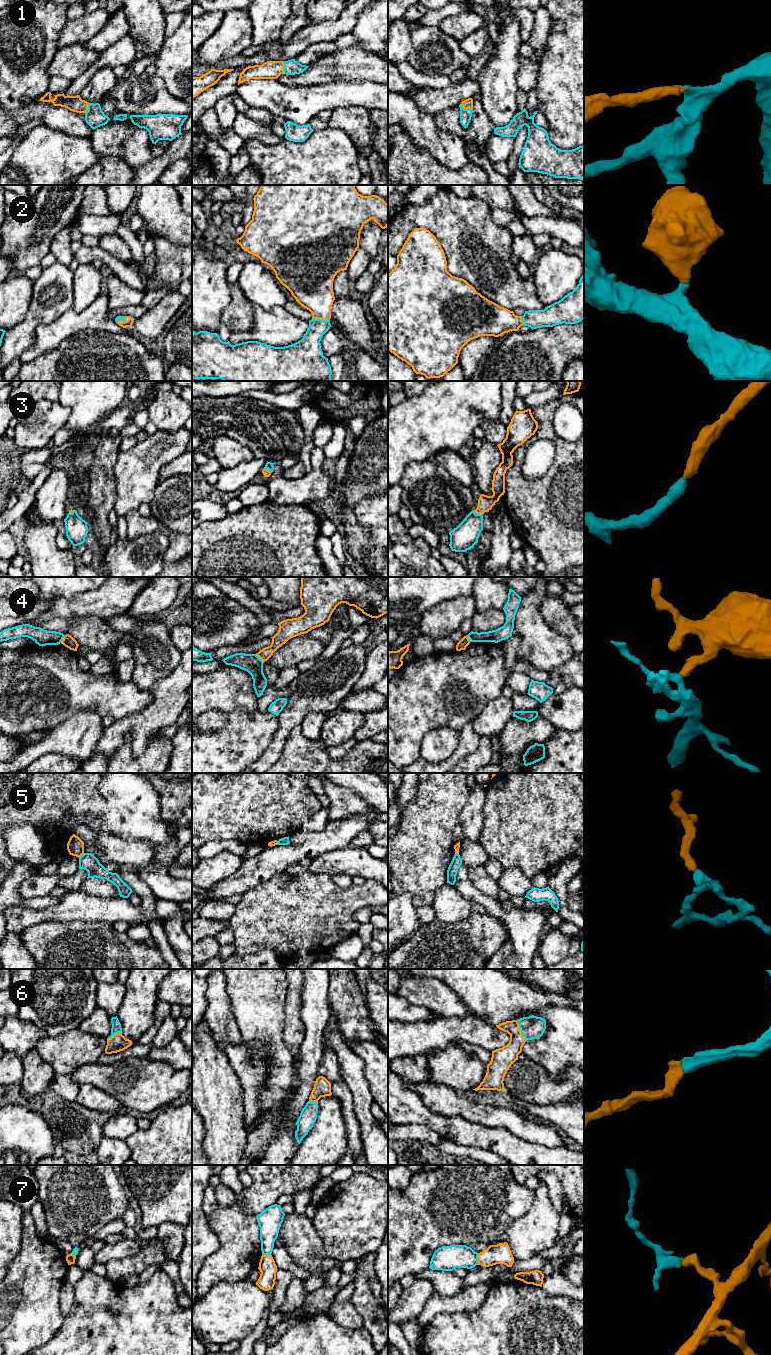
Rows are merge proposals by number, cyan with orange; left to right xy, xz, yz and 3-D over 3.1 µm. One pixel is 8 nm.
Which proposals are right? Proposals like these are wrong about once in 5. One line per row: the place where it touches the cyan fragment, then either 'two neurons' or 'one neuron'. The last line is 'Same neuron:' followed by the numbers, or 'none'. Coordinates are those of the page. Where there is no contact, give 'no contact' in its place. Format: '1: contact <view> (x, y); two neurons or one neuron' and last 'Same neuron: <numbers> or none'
1: contact yz (466, 109); one neuron
2: contact xz (320, 319); one neuron
3: contact yz (478, 514); one neuron
4: contact xz (259, 658); two neurons
5: contact xy (82, 855); two neurons
6: contact yz (520, 1030); one neuron
7: contact yz (477, 1259); two neurons
Same neuron: 1, 2, 3, 6

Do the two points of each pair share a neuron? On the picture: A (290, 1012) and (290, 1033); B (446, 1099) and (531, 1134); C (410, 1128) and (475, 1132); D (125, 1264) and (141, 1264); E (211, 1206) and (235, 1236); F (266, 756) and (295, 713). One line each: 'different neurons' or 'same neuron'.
A: same neuron
B: same neuron
C: different neurons
D: same neuron
E: different neurons
F: same neuron

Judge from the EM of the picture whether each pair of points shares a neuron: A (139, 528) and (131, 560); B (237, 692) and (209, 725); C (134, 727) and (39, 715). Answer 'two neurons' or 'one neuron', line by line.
A: two neurons
B: two neurons
C: two neurons

